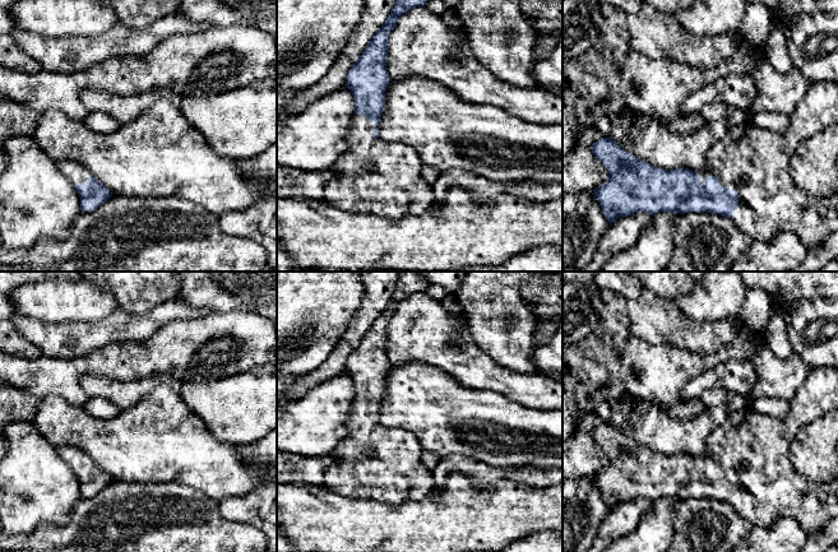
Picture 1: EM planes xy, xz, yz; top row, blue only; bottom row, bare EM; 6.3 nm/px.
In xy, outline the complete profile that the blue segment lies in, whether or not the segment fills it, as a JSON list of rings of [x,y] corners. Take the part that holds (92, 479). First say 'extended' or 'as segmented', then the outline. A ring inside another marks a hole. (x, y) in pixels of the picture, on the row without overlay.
extended; [[[62,445],[57,447],[57,454],[78,477],[82,497],[93,497],[112,482],[111,476],[99,469],[80,447]]]

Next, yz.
extended; [[[814,368],[805,382],[790,400],[791,409],[784,419],[759,414],[745,408],[728,413],[726,421],[707,437],[707,454],[695,458],[687,454],[662,455],[636,444],[621,433],[611,423],[602,423],[592,432],[594,442],[610,458],[610,464],[593,474],[596,486],[601,490],[610,510],[621,502],[645,497],[654,501],[658,497],[685,500],[689,497],[709,497],[730,504],[733,510],[753,525],[768,528],[778,518],[795,519],[806,534],[820,532],[838,516],[838,478],[827,483],[815,483],[795,470],[790,456],[790,446],[798,431],[825,413],[838,408],[838,368]]]

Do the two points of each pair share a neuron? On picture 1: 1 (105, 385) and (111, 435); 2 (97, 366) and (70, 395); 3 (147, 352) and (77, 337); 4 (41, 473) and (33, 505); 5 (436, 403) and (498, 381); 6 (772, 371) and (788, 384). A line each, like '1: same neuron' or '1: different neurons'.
1: different neurons
2: same neuron
3: different neurons
4: same neuron
5: different neurons
6: same neuron

